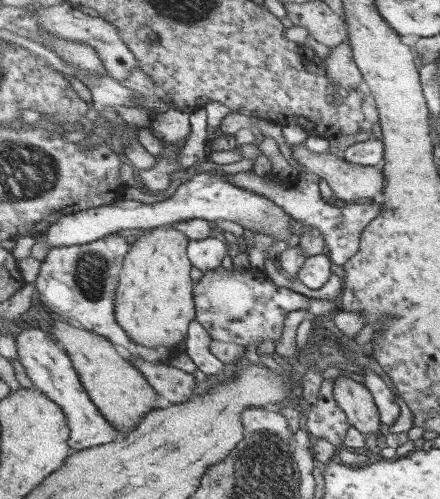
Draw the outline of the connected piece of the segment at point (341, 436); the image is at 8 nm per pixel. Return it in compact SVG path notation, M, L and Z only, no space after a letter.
M335 378L324 380L317 405L309 405L310 409L305 413L307 418L305 430L311 437L328 440L327 442L331 442L334 446L343 448L351 426L346 413L335 401L336 383Z

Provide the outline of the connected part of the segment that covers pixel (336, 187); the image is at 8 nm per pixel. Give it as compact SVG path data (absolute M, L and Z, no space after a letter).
M304 142L289 147L292 149L292 158L300 162L304 170L318 174L327 182L337 201L344 203L365 201L367 198L374 198L377 194L383 194L385 179L382 167L355 164L335 153L312 152Z

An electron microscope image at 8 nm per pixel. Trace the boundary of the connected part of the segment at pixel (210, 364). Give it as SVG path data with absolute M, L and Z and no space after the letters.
M195 319L190 324L187 342L183 346L184 350L188 350L188 356L197 368L209 375L225 370L225 363L211 352L212 339L209 331Z

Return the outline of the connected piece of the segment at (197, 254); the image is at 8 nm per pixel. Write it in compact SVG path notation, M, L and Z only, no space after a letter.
M214 237L203 240L190 238L188 255L191 264L203 272L218 269L223 264L223 258L229 254L229 244L225 240Z

